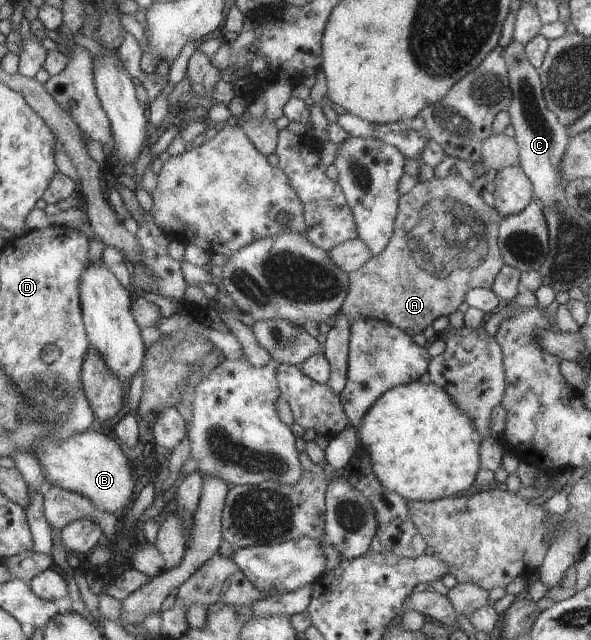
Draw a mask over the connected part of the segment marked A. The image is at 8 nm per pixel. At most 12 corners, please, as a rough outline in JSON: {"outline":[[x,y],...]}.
{"outline":[[456,172],[399,195],[340,312],[409,337],[505,263]]}

